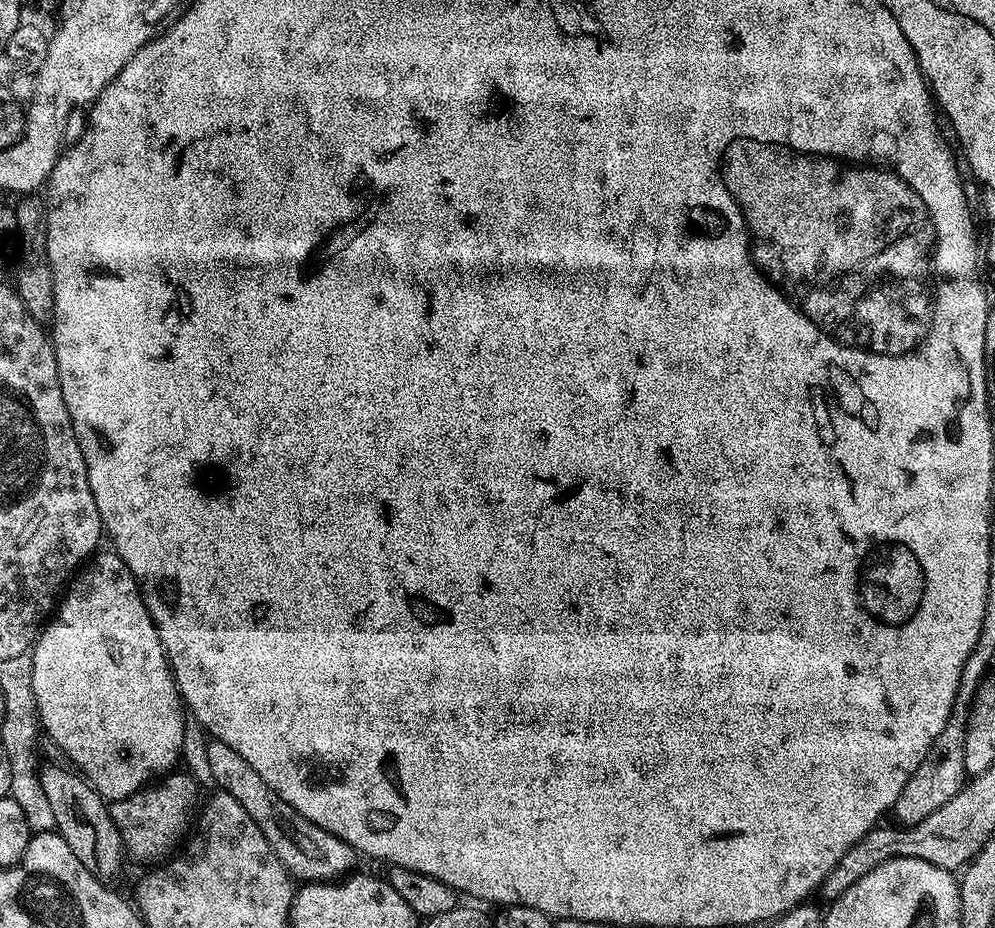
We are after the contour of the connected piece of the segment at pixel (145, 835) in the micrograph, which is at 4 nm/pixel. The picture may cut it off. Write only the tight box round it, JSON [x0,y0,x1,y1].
[111,771,198,862]

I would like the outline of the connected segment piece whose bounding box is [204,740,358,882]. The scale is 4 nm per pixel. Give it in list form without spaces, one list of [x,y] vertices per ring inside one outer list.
[[[212,740],[209,745],[204,752],[204,760],[208,763],[208,772],[216,783],[215,787],[230,794],[230,798],[234,798],[234,802],[238,802],[238,806],[242,806],[242,810],[246,810],[246,814],[258,822],[266,842],[270,842],[289,876],[300,882],[336,882],[355,869],[352,867],[358,861],[358,854],[346,842],[342,842],[342,838],[322,830],[295,812],[289,804],[282,802],[282,798],[278,798],[278,794],[274,794],[274,790],[262,782],[262,774],[258,774],[250,762],[245,762],[242,754],[230,750],[226,742]]]

